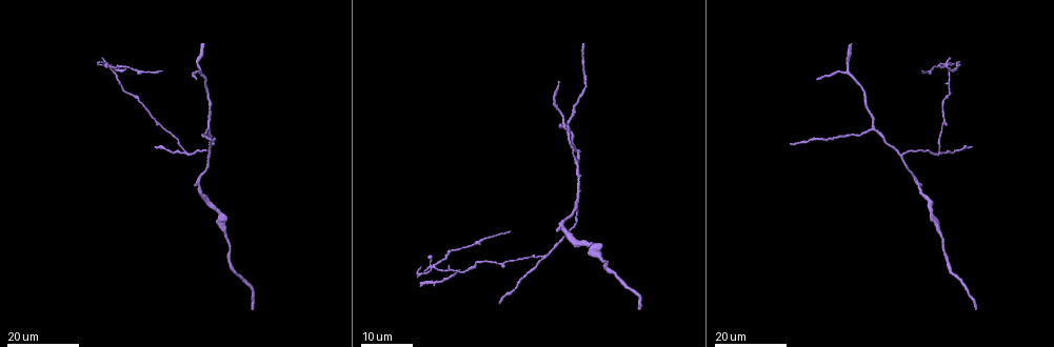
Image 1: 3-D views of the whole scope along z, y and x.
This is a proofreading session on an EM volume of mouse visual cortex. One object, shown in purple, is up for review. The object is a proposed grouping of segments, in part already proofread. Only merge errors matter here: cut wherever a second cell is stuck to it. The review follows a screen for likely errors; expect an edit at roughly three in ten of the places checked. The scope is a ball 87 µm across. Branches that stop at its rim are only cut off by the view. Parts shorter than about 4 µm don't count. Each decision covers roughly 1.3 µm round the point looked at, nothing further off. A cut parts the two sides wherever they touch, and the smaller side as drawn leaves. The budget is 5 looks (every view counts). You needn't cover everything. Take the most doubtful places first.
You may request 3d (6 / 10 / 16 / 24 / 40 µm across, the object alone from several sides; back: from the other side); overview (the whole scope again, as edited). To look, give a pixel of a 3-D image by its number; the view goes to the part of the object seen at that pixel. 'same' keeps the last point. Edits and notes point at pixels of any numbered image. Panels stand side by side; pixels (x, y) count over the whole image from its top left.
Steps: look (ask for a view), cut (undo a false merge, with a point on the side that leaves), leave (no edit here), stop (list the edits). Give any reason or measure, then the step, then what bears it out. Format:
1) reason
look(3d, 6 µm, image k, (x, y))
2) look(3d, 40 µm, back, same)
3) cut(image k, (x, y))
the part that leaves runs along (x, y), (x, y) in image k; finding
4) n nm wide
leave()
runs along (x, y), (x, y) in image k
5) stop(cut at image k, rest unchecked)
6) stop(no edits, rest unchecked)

two arms in line, one across
look(3d, 24 µm, image 1, (564, 122))

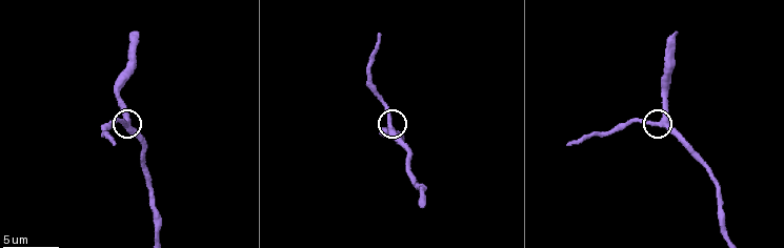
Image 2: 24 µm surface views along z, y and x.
look(3d, 6 µm, image 2, (391, 128))

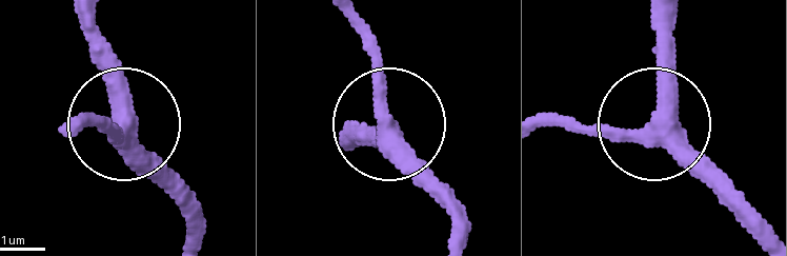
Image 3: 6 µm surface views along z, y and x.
side arm 9 µm
leave()
runs along (197, 229), (185, 195), (136, 138), (95, 14) in image 3; one cell here

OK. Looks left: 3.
arms part here
look(3d, 16 µm, image 1, (576, 203))

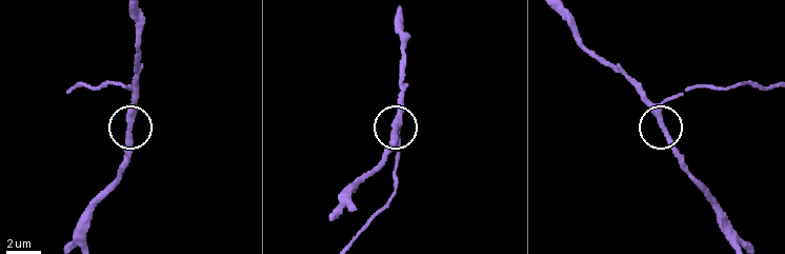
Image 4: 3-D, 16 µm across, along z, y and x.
look(3d, 6 µm, image 4, (658, 116))

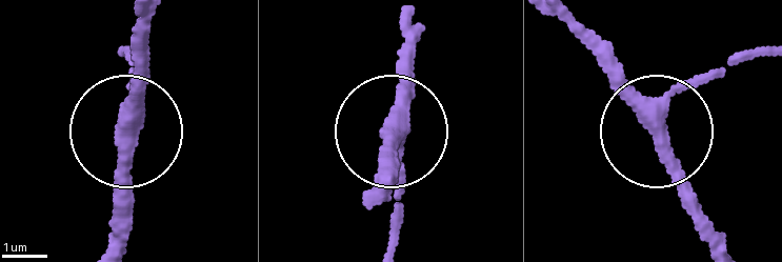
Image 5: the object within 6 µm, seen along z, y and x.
330 nm wide
leave()
runs along (394, 246), (394, 77), (405, 35) in image 5; all the same cell

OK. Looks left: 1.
stop(no edits, rest unchecked)

